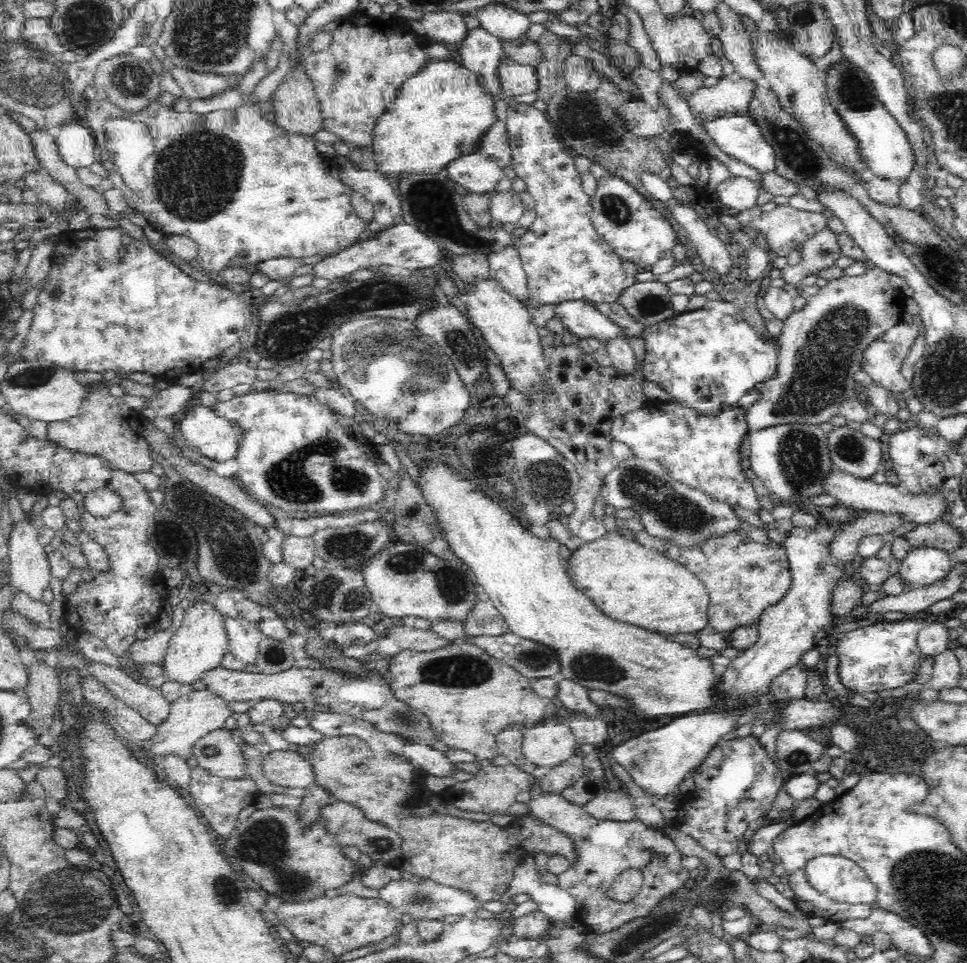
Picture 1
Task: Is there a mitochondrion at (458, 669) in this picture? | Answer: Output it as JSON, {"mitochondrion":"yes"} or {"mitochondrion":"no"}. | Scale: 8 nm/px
{"mitochondrion":"yes"}

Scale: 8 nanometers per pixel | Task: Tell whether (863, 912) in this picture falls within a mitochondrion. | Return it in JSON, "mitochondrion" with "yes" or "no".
{"mitochondrion":"no"}

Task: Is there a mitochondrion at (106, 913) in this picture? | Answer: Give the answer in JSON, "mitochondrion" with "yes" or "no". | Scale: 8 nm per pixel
{"mitochondrion":"yes"}

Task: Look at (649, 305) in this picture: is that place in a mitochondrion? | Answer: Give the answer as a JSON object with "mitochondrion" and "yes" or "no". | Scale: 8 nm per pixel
{"mitochondrion":"yes"}

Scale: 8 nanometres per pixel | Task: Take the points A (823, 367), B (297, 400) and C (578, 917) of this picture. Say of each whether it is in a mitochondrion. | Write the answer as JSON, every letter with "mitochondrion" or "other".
{"A":"mitochondrion","B":"other","C":"other"}

